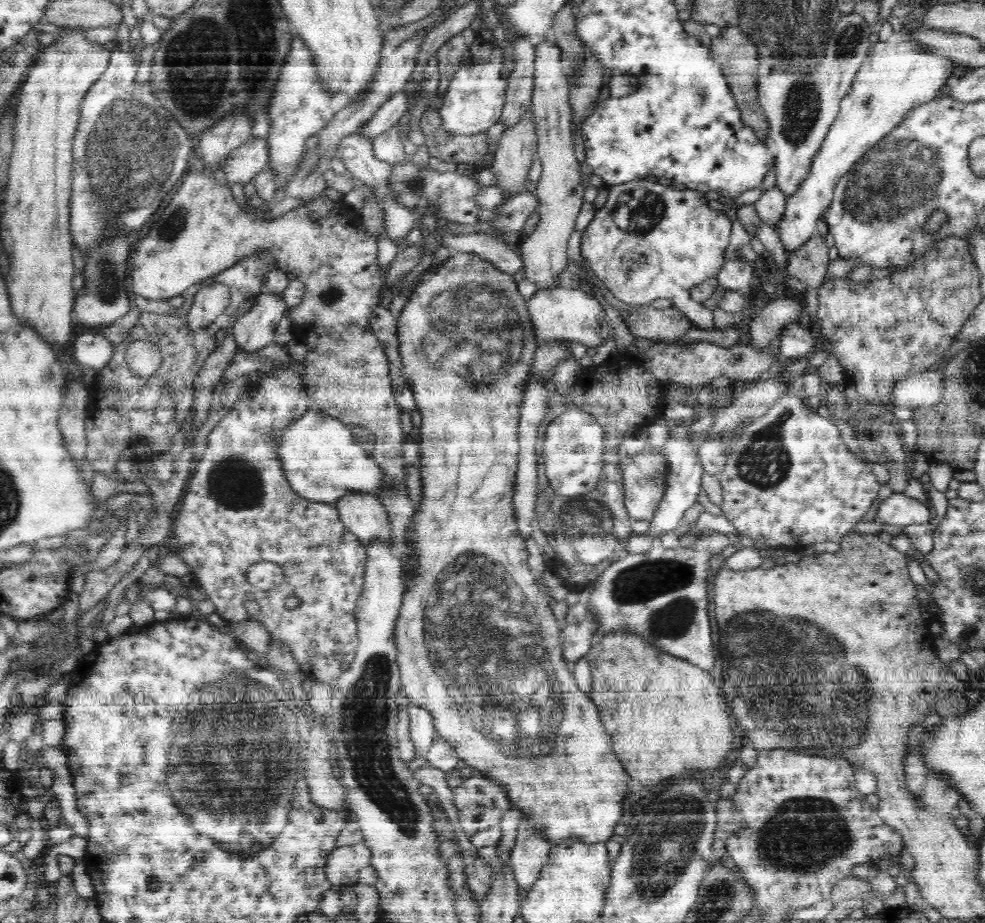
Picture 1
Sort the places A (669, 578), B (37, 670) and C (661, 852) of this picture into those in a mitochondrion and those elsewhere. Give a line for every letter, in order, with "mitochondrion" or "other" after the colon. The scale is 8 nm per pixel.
A: mitochondrion
B: other
C: mitochondrion

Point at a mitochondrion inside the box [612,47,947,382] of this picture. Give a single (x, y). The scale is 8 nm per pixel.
(803, 102)

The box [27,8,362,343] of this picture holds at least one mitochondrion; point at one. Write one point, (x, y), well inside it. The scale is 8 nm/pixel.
(129, 160)

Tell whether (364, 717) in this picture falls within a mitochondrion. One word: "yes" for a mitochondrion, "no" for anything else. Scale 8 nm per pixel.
yes

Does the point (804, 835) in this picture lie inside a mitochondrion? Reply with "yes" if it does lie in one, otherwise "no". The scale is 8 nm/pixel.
yes

